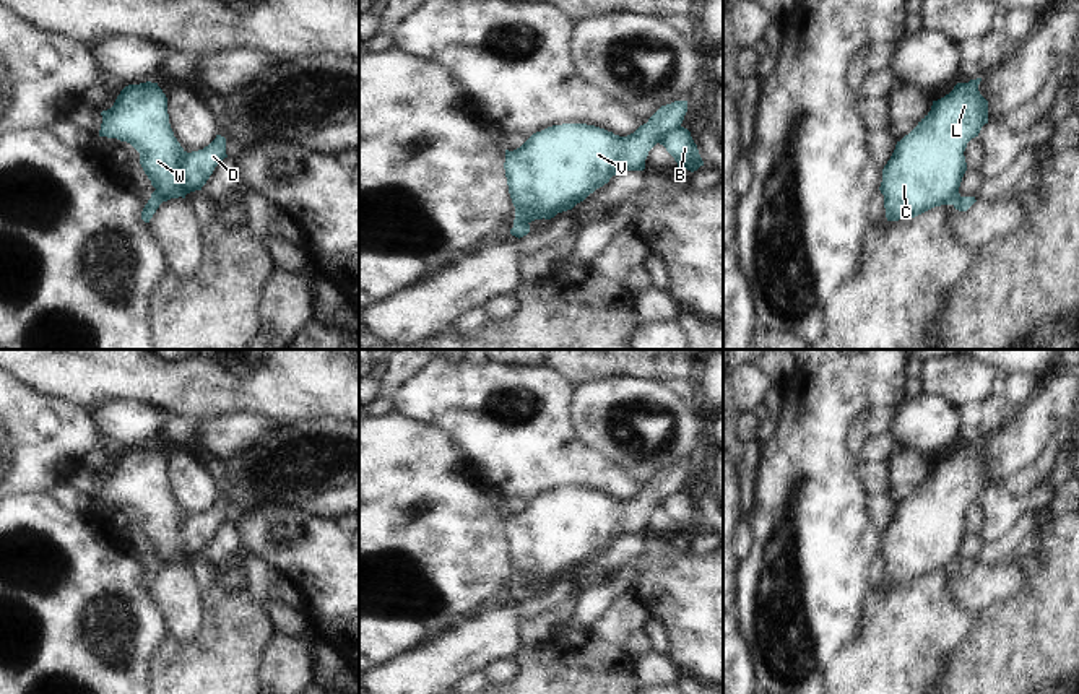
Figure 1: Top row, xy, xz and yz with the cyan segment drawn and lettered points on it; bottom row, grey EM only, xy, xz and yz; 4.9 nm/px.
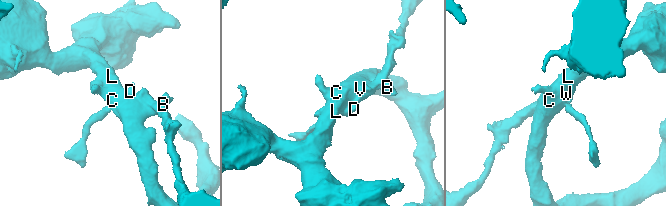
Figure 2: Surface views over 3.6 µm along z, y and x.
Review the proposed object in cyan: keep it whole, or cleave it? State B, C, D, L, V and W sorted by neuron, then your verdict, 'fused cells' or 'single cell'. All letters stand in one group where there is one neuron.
groups B C L V W / D; fused cells

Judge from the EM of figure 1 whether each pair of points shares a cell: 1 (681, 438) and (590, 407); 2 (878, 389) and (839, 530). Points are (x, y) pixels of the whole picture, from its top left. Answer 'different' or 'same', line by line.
1: same
2: same

